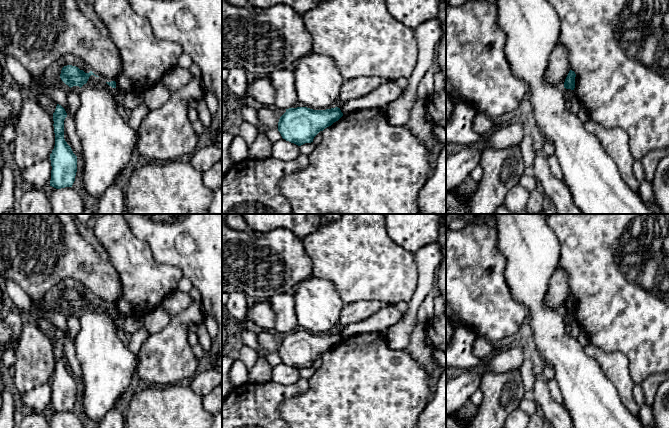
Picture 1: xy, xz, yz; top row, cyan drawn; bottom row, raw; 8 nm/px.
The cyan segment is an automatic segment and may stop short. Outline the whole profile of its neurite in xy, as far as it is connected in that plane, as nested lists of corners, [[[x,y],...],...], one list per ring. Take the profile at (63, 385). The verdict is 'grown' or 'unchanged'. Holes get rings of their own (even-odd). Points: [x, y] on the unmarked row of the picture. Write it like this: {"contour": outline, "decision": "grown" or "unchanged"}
{"contour": [[[57,328],[53,337],[55,370],[50,378],[51,404],[50,410],[61,413],[72,411],[77,396],[77,380],[64,363],[65,333]]], "decision": "unchanged"}

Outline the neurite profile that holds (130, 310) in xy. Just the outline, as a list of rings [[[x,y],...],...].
[[[124,299],[116,304],[116,312],[123,314],[127,318],[135,318],[137,315],[146,316],[151,312],[147,303],[134,304]]]

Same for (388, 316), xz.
[[[388,304],[375,312],[372,316],[355,323],[352,323],[340,332],[343,339],[361,333],[381,332],[385,329],[390,329],[397,324],[403,314],[394,304]]]

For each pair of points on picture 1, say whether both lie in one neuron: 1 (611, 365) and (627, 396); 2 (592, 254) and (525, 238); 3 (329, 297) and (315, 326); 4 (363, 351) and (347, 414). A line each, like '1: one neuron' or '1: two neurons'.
1: one neuron
2: two neurons
3: one neuron
4: one neuron

